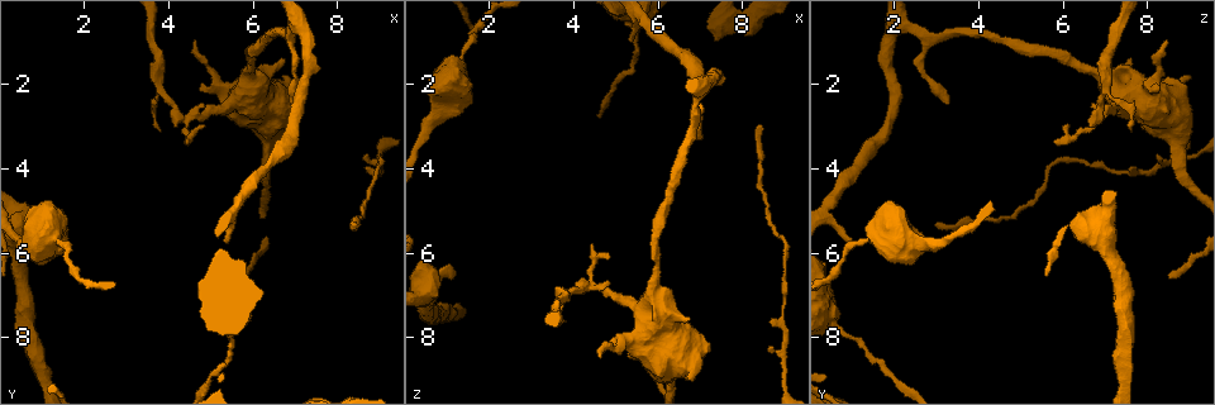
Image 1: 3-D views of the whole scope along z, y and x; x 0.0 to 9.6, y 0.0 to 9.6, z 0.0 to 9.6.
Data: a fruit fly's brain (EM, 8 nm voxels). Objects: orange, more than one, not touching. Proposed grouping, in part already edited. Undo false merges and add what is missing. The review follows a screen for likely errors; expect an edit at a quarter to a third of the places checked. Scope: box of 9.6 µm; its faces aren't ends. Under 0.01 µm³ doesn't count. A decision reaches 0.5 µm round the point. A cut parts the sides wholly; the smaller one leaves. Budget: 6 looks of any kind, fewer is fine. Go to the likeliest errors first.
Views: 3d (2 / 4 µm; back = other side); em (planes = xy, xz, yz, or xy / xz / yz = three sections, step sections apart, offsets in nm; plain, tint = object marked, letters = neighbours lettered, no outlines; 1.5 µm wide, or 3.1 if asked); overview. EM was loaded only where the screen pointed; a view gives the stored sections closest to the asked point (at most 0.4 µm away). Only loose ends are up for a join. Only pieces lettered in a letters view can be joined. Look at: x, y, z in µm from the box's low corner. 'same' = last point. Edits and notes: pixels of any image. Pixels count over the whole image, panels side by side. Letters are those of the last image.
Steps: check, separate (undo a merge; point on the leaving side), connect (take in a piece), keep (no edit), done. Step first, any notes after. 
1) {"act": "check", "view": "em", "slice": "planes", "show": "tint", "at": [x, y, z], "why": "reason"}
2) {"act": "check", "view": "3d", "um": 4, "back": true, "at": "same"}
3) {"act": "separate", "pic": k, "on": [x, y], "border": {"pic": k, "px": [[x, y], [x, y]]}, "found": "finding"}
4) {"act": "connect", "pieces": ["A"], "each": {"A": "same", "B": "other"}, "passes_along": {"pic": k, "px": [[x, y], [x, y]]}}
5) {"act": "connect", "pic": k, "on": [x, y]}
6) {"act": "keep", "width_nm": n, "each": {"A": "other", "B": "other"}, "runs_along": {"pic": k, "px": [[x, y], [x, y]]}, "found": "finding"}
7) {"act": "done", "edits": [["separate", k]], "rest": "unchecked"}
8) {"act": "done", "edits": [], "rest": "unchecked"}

{"act": "check", "view": "em", "slice": "yz", "step": 4, "show": "tint", "at": [4.55, 2.80, 6.80], "why": "sharp bend"}

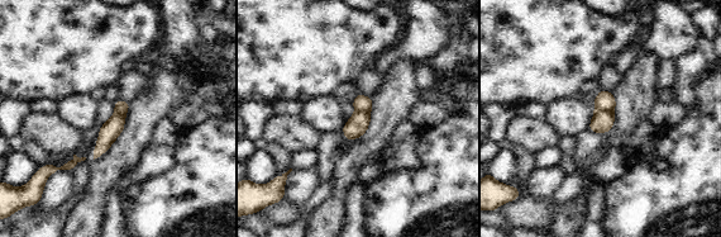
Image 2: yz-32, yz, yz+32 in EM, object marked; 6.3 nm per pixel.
{"act": "check", "view": "em", "slice": "planes", "show": "letters", "at": "same"}

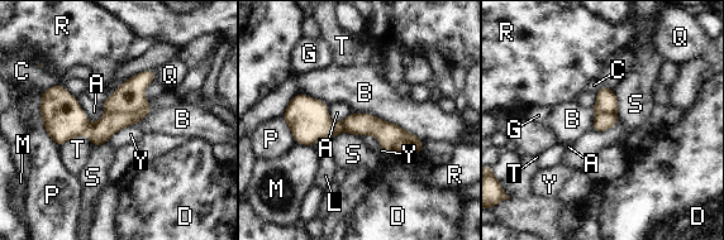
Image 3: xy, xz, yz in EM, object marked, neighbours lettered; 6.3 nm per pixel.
{"act": "separate", "pic": 3, "on": [128, 97], "width_nm": 140, "each": {"A": "other", "B": "other", "C": "other", "D": "other", "G": "other", "L": "other", "M": "other", "P": "other", "Q": "other", "R": "other", "S": "other", "T": "other", "Y": "other"}, "border": {"pic": 3, "px": [[147, 106], [132, 114], [106, 114]]}, "found": "two neurons meet here"}

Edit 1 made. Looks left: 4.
{"act": "check", "view": "3d", "um": 4, "at": [5.35, 5.70, 1.00], "why": "branch stops here"}

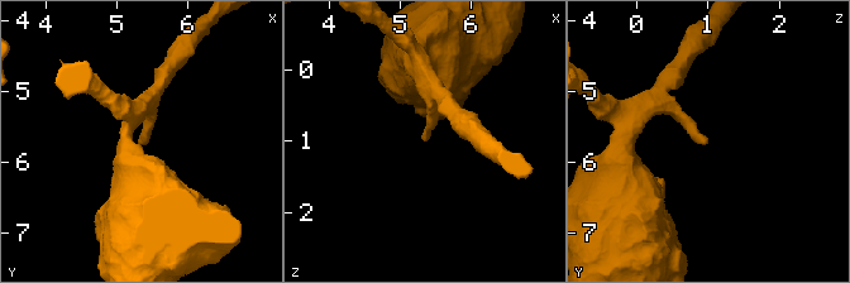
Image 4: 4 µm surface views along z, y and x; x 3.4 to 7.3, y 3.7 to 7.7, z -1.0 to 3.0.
{"act": "check", "view": "em", "slice": "xy", "step": 4, "show": "letters", "at": [5.40, 5.75, 0.95], "why": "shape alone is not enough"}

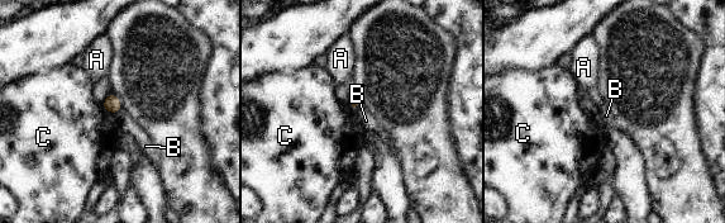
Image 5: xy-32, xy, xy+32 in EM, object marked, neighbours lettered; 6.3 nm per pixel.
{"act": "check", "view": "em", "slice": "planes", "show": "letters", "at": "same", "why": "cut it another way"}

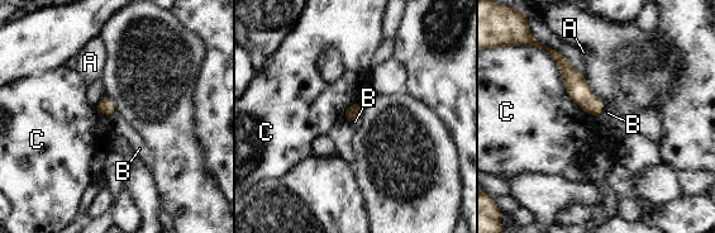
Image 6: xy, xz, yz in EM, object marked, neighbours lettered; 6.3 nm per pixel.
{"act": "keep", "each": {"A": "other", "B": "other", "C": "other"}, "runs_along": {"pic": 6, "px": [[554, 53], [578, 91], [596, 112]]}, "found": "no lettered piece goes on from it"}

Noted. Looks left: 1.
{"act": "done", "edits": [["separate", 3]], "rest": "unchecked"}

